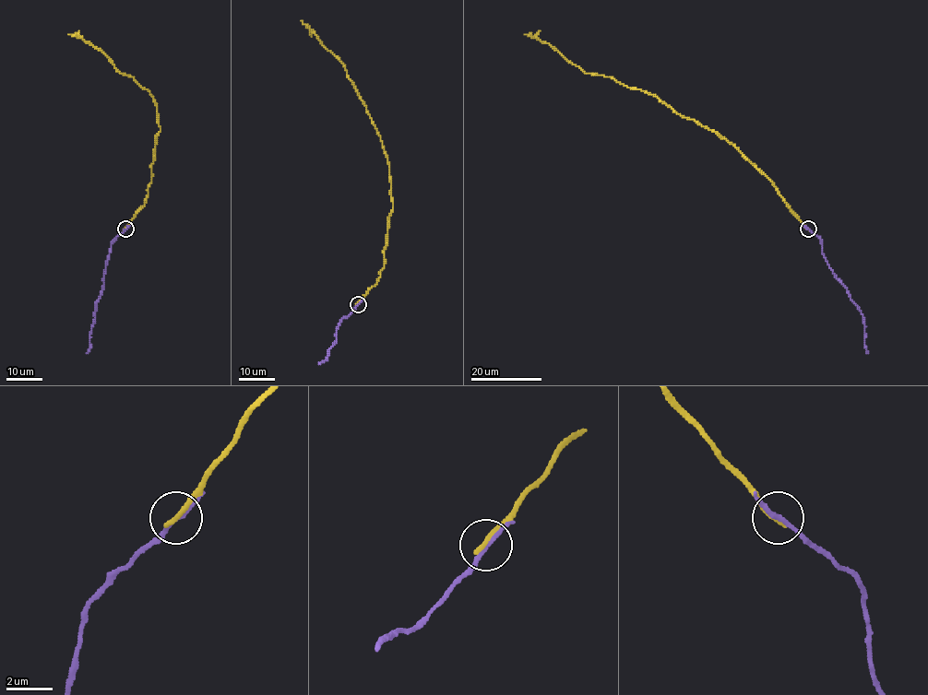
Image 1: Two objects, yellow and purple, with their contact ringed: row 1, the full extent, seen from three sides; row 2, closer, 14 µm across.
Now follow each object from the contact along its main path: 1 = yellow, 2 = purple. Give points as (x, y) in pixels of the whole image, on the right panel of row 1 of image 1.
1: (808, 229), (768, 178), (715, 132), (683, 117), (643, 90), (585, 73), (550, 44), (525, 35)
2: (808, 229), (821, 241), (825, 260), (861, 312), (867, 353)

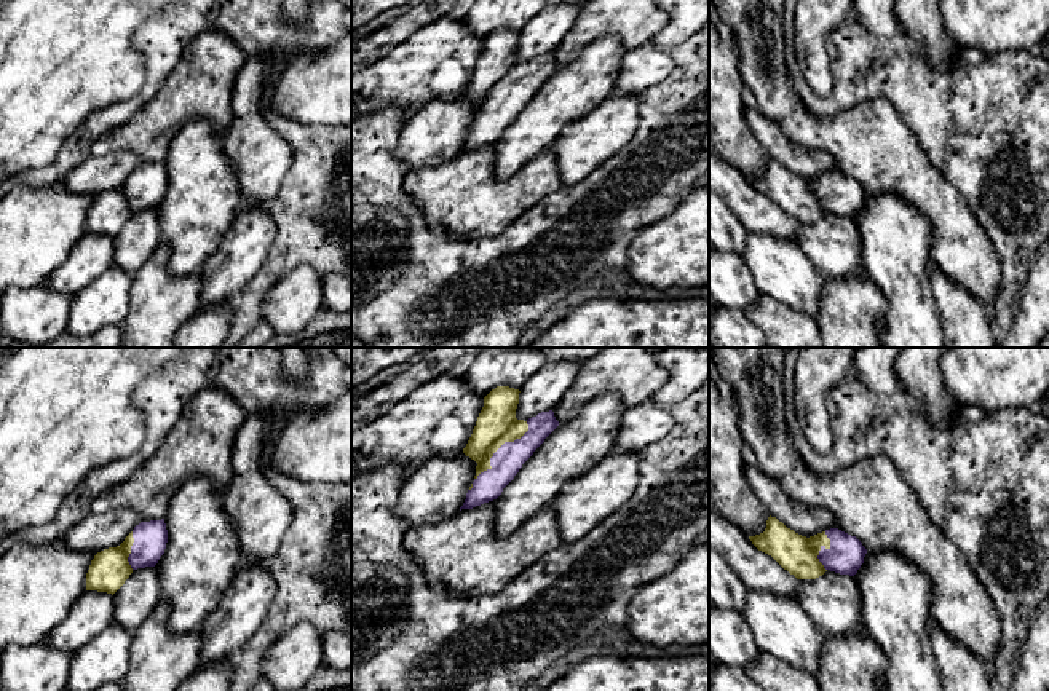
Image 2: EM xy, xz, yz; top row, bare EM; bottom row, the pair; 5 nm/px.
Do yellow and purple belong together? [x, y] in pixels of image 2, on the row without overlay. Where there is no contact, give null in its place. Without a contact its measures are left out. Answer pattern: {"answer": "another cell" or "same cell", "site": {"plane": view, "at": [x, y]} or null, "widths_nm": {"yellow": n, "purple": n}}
{"answer": "another cell", "site": {"plane": "xz", "at": [500, 88]}, "widths_nm": {"yellow": 200, "purple": 150}}

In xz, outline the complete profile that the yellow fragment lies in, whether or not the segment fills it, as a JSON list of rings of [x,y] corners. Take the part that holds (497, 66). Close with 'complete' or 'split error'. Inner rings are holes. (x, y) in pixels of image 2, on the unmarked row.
[[[497,29],[484,40],[484,49],[463,91],[477,105],[474,121],[492,112],[490,101],[505,85],[514,85],[528,73],[527,64],[516,61],[519,35],[509,29]]] | complete

